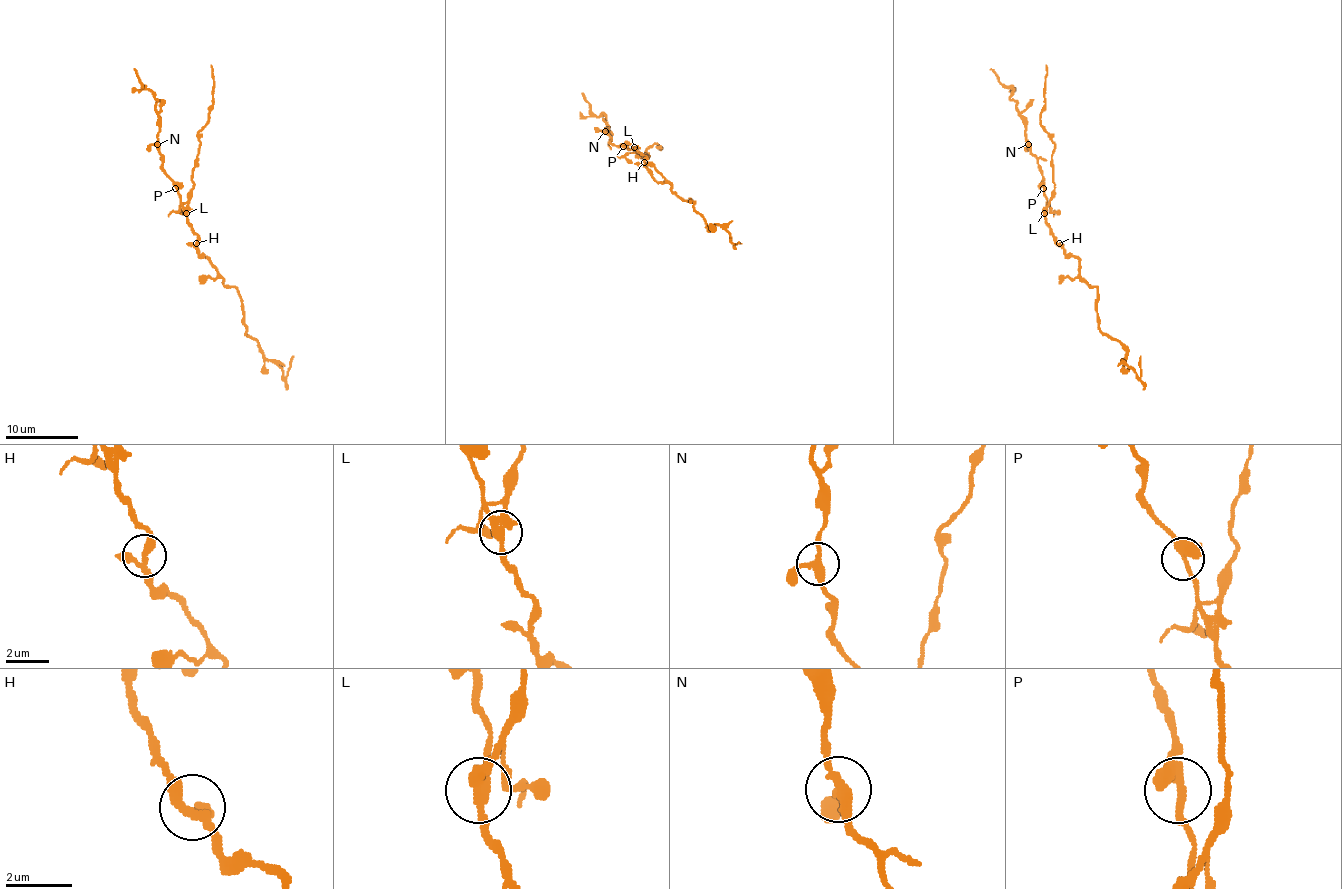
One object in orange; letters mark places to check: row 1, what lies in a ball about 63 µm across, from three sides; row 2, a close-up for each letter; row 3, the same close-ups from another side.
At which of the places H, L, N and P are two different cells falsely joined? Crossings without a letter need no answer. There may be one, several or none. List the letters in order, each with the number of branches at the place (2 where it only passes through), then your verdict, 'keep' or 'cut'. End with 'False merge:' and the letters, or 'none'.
H: branches 3; keep
L: branches 3; cut
N: branches 3; keep
P: branches 3; keep
False merge: L

